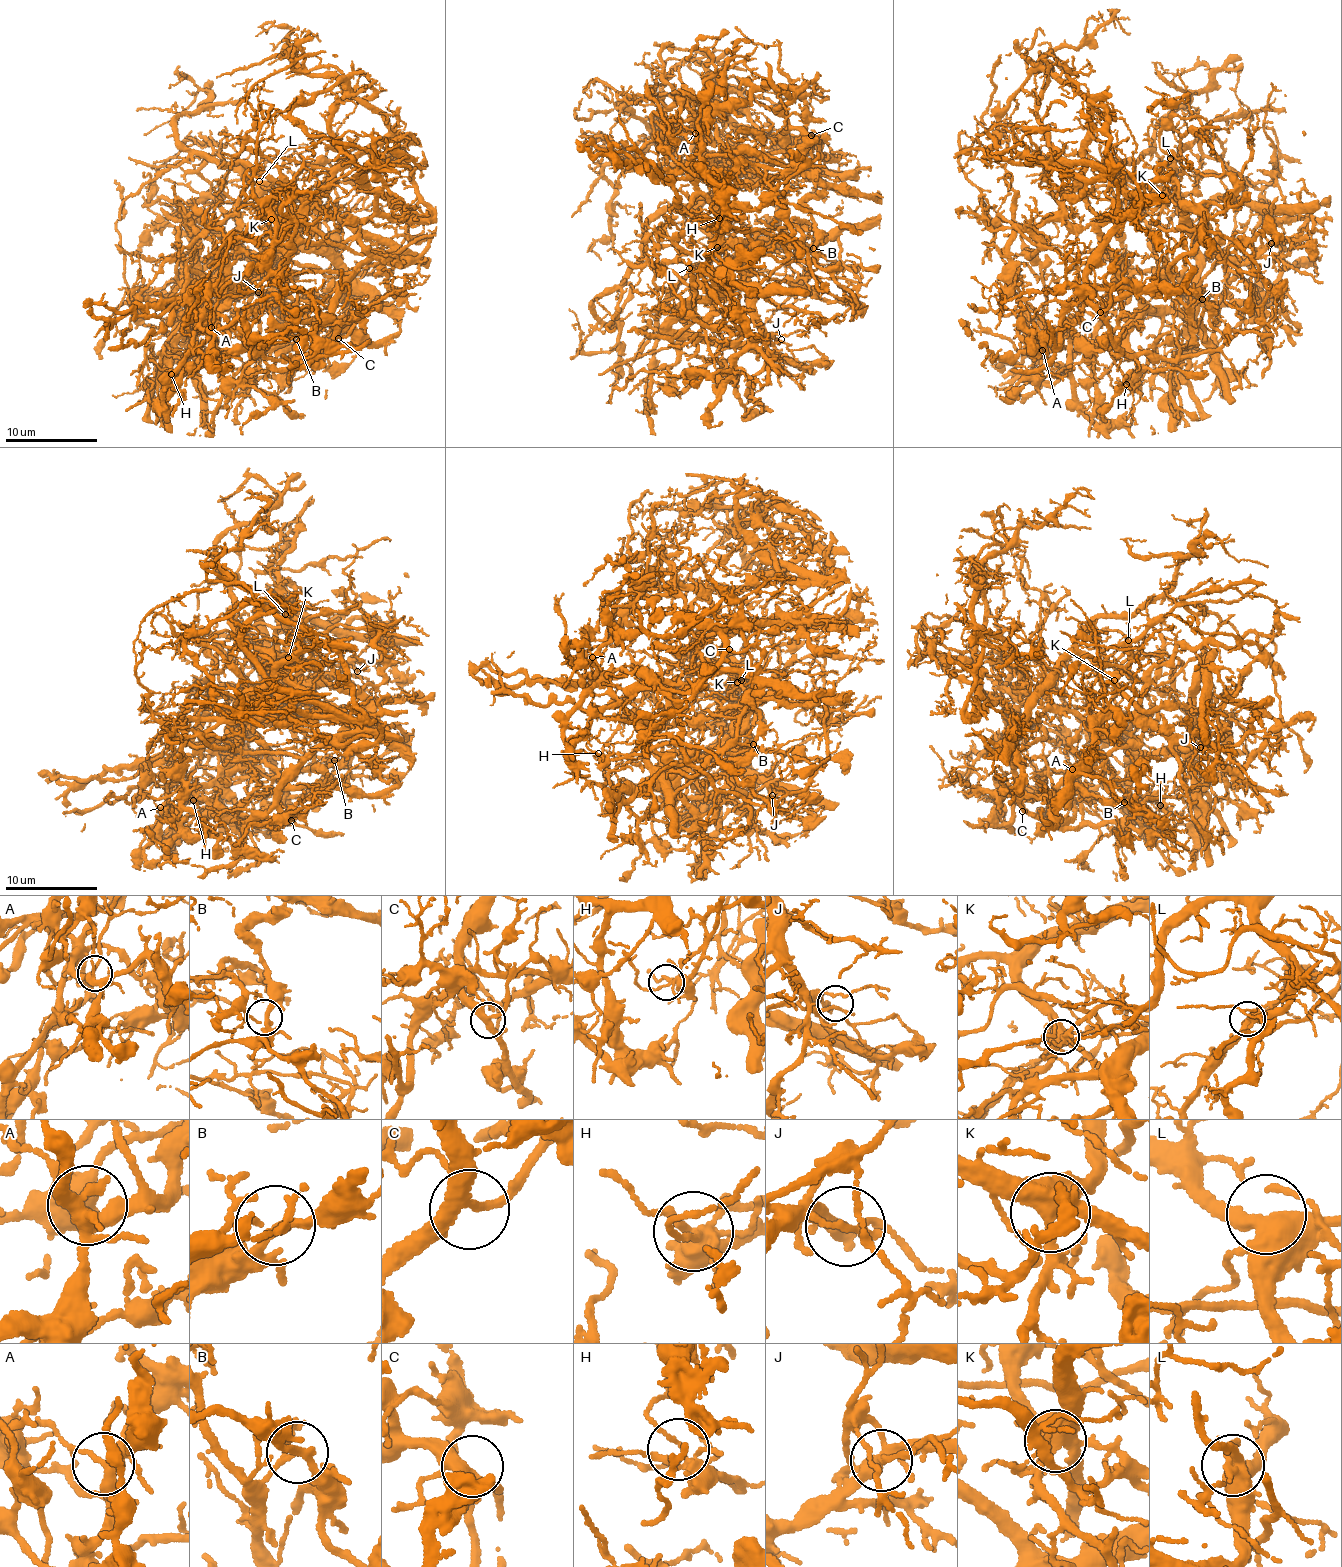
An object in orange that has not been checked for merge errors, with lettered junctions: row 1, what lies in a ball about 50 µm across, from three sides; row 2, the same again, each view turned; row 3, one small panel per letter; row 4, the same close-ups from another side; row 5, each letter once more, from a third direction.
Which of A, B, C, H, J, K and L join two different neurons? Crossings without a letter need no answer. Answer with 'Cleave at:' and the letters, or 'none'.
Cleave at: K

